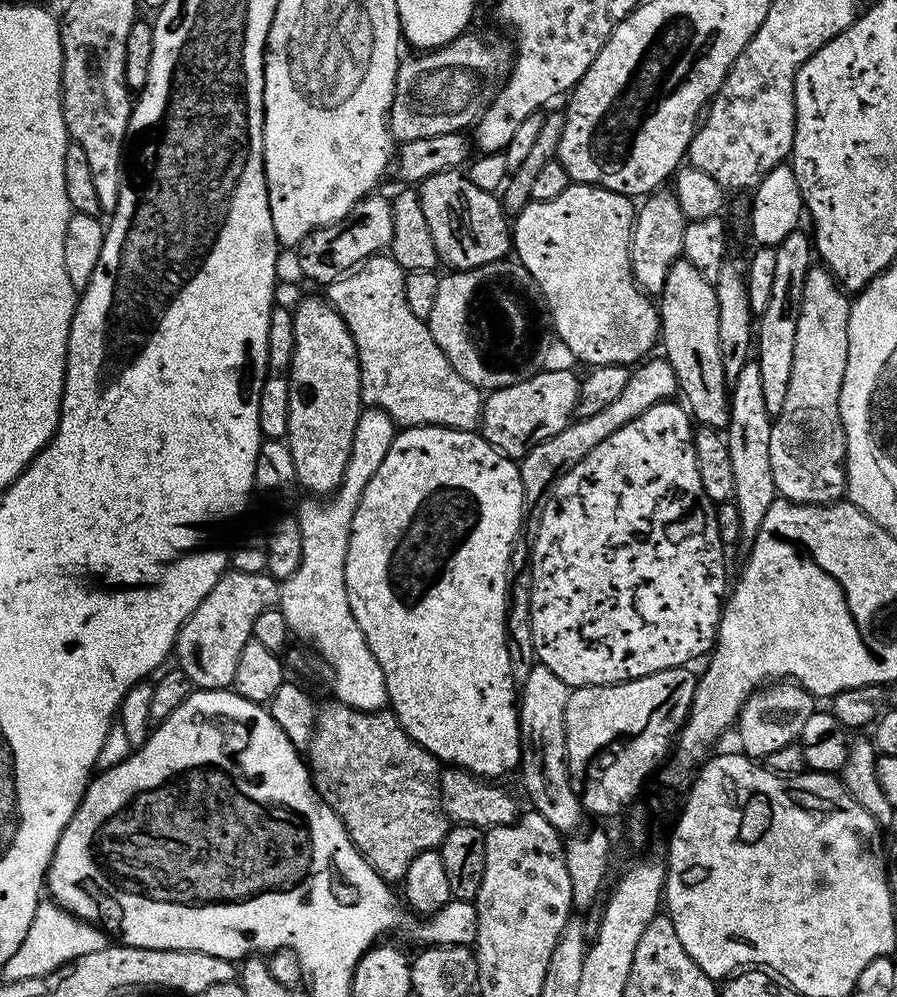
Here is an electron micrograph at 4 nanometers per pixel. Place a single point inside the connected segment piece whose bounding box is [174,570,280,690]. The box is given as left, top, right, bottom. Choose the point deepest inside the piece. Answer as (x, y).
(208, 646)

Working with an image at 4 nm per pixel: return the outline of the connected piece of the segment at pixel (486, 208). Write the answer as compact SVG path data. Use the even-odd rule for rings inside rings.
M463 171L430 174L418 185L418 191L422 215L426 217L430 238L434 238L436 259L441 265L449 264L447 267L452 270L470 269L501 260L513 251L510 220L501 197L478 190Z

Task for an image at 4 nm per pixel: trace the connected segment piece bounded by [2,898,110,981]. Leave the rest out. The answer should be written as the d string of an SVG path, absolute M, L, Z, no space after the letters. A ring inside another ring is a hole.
M51 898L41 899L40 905L36 907L34 922L30 922L30 930L26 930L26 938L22 938L22 946L14 950L10 962L2 969L5 981L25 980L35 976L47 976L72 964L80 956L91 954L96 950L102 950L110 944L109 938L104 937L100 928L95 928L75 912L69 912L61 908Z

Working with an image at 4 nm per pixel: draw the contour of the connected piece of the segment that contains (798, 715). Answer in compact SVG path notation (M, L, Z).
M791 679L768 682L756 689L744 700L740 715L736 718L734 733L740 739L739 751L745 756L766 758L782 746L797 743L810 714L817 711L817 701L804 687Z

